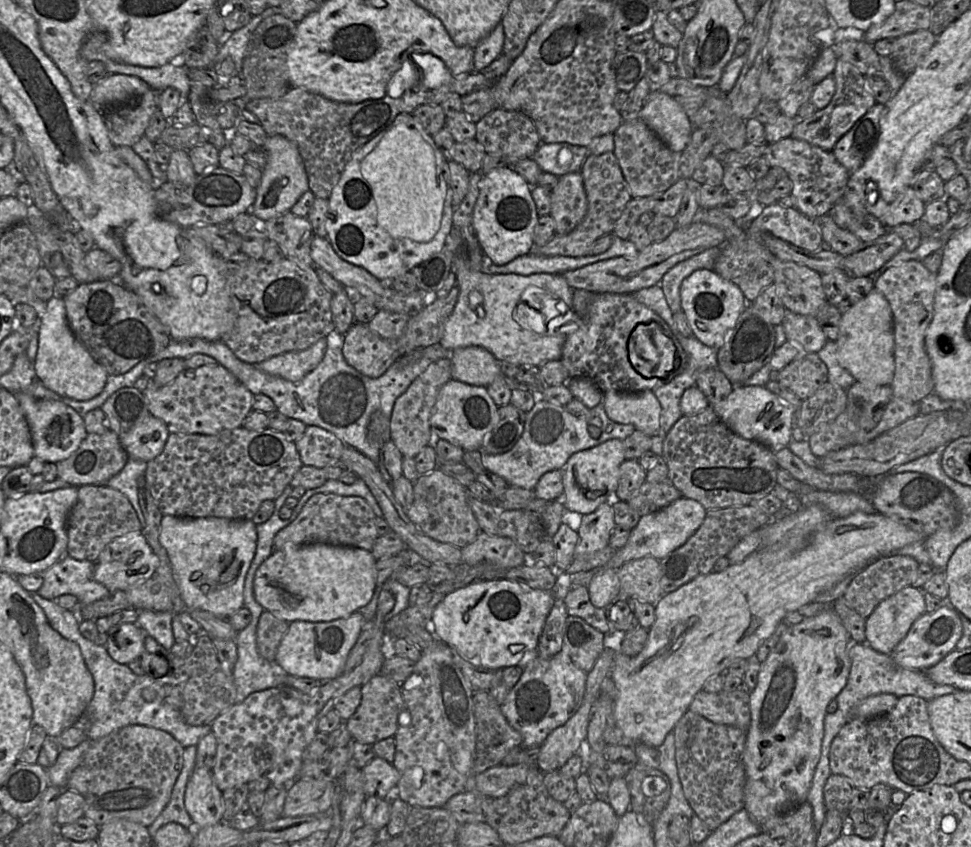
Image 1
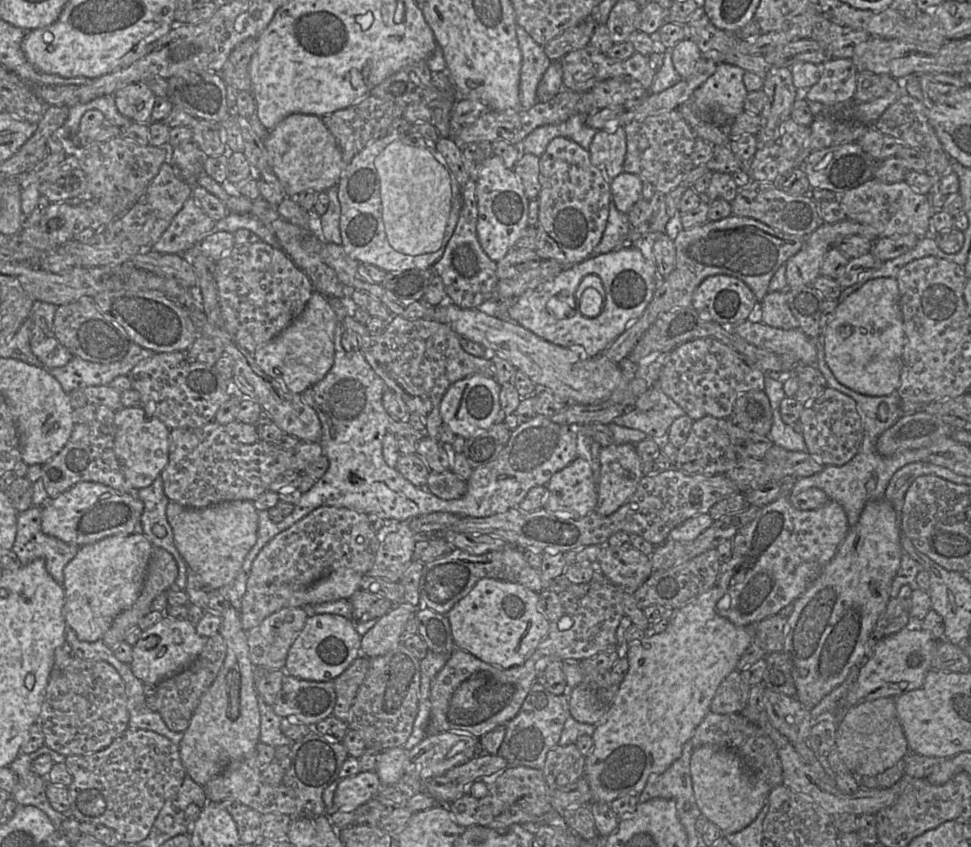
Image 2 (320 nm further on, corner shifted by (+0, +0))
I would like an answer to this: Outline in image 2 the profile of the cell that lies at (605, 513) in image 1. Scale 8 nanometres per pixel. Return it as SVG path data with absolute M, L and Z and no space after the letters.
M612 444L602 447L599 454L600 478L595 511L609 516L635 493L643 475L643 463L635 444Z

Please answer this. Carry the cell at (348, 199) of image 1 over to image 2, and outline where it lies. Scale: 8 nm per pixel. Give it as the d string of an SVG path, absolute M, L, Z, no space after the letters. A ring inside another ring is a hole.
M391 133L375 140L365 146L354 156L346 166L338 182L338 197L341 205L340 230L342 246L349 256L361 264L373 264L386 272L402 272L410 269L427 269L443 256L446 246L453 236L462 208L462 187L459 185L455 174L449 168L443 156L436 149L436 143L425 139L420 134ZM402 141L405 144L427 149L447 170L452 189L452 209L444 234L441 247L431 253L408 255L396 251L386 236L384 221L382 218L382 204L380 194L380 178L377 174L374 160L377 155L390 143Z

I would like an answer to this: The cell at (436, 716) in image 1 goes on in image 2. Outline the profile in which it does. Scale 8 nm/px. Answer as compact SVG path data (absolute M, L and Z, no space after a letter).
M418 609L416 612L419 628L418 635L424 640L429 651L452 654L455 643L450 623L446 616L431 609Z

